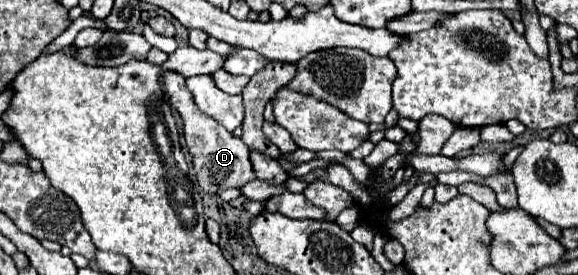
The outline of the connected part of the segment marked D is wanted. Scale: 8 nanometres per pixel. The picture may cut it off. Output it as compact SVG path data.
M165 72L165 90L169 96L171 106L179 112L179 116L183 118L185 124L185 142L189 146L189 152L193 156L193 168L195 168L195 178L197 184L201 186L201 190L209 192L209 194L217 194L221 190L227 188L239 188L245 182L251 182L255 178L253 174L253 166L249 162L249 148L235 138L231 132L227 132L219 122L215 122L213 118L209 118L207 114L203 114L195 102L191 92L185 86L185 78L177 72Z

